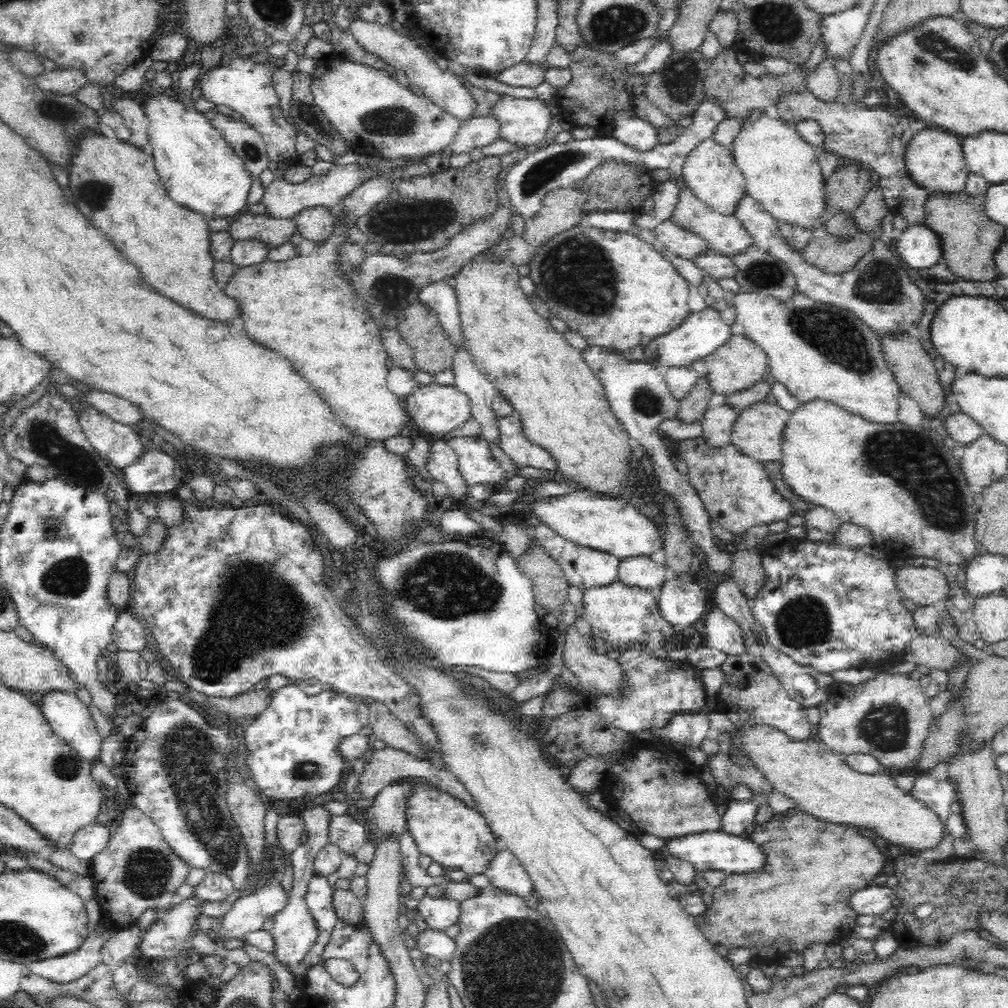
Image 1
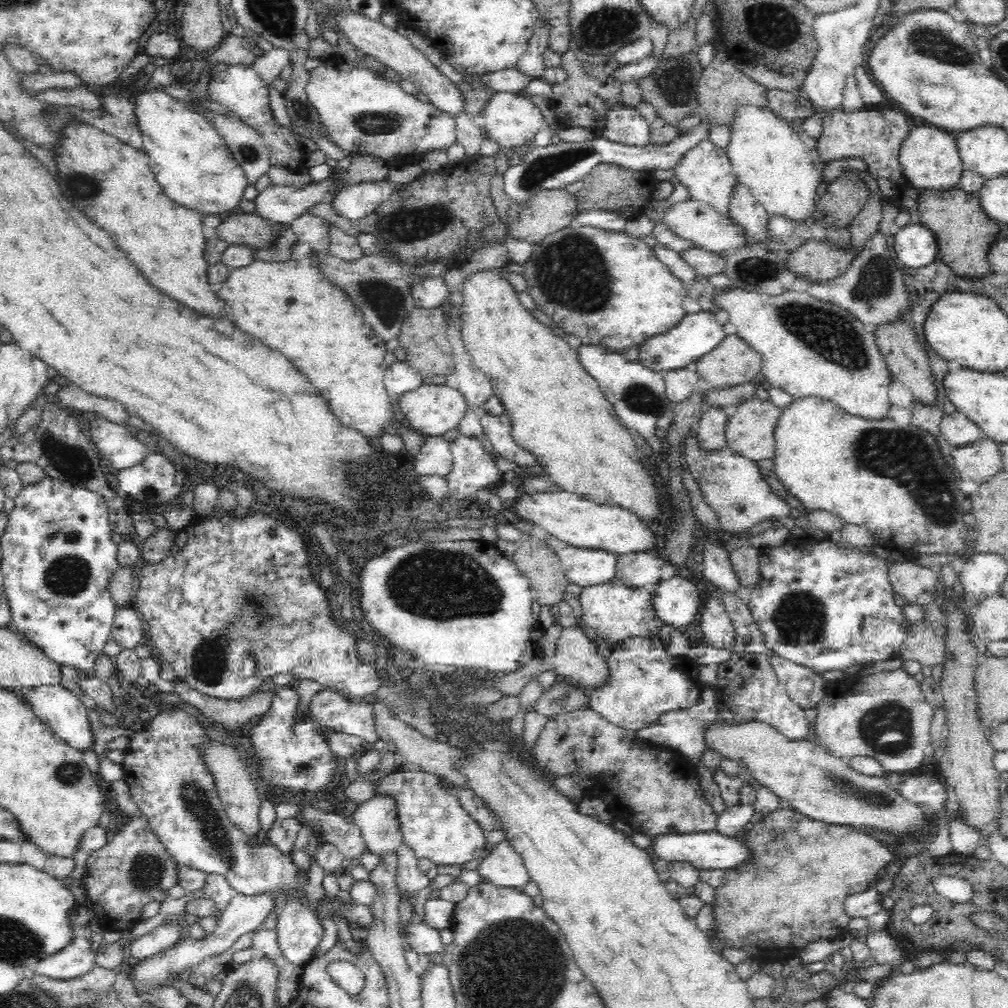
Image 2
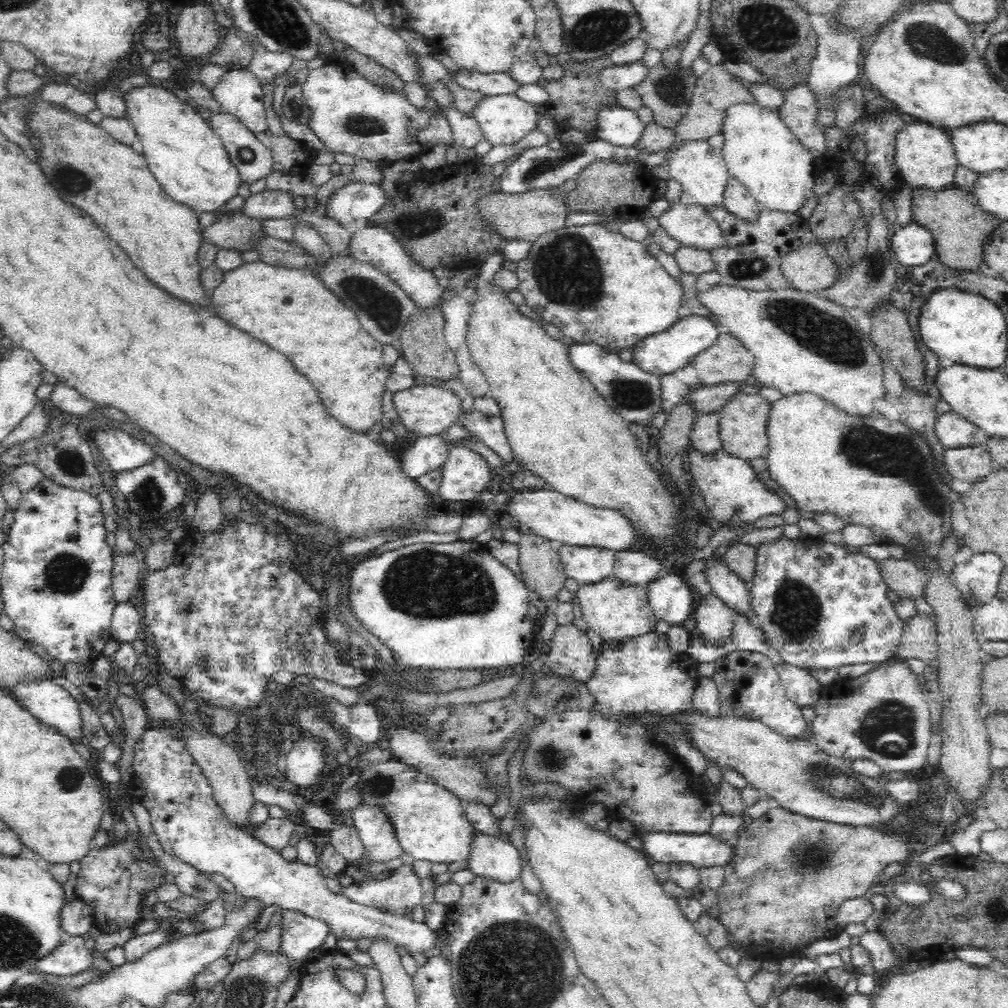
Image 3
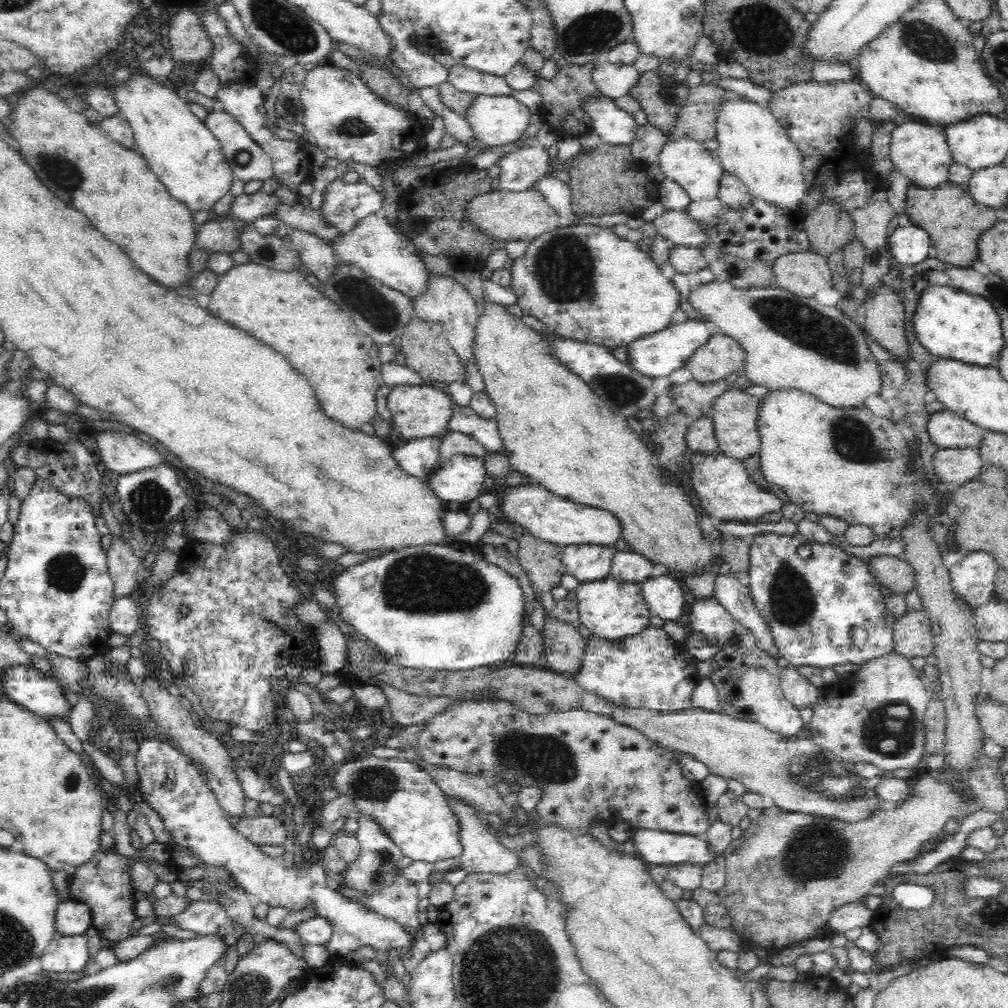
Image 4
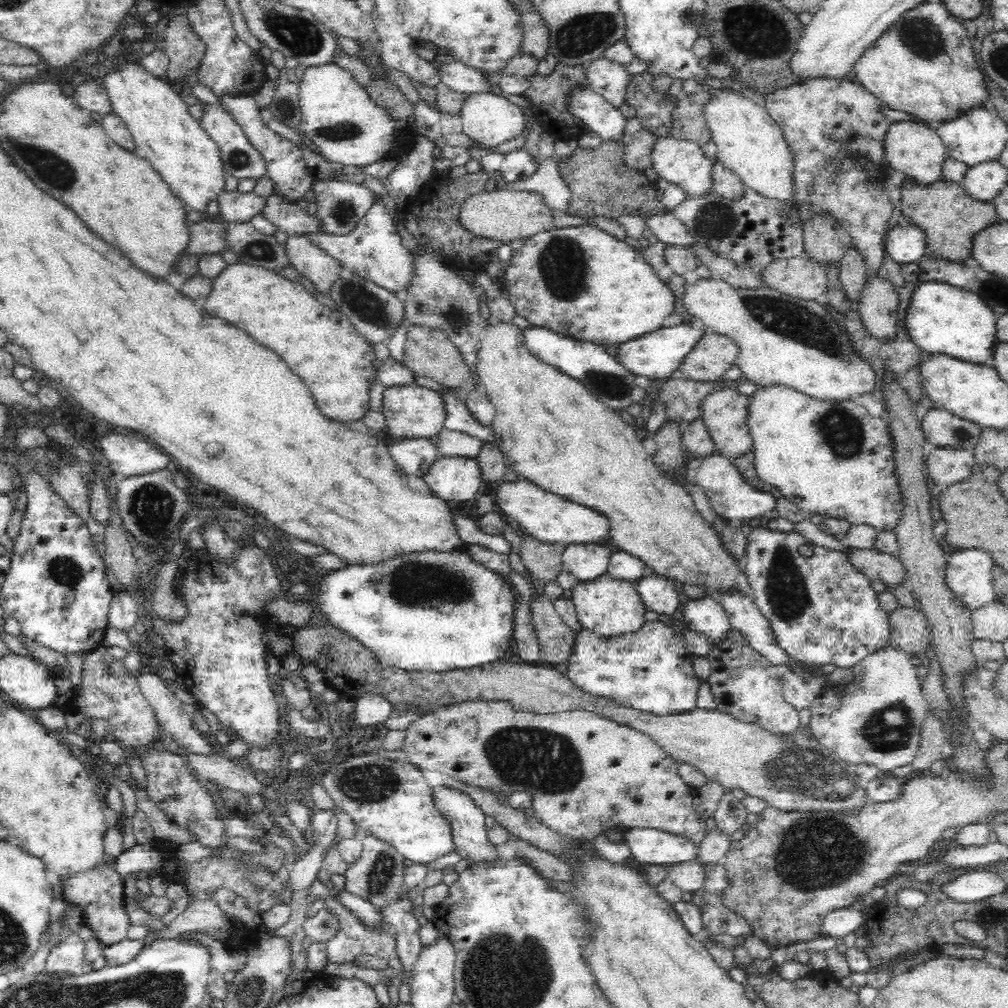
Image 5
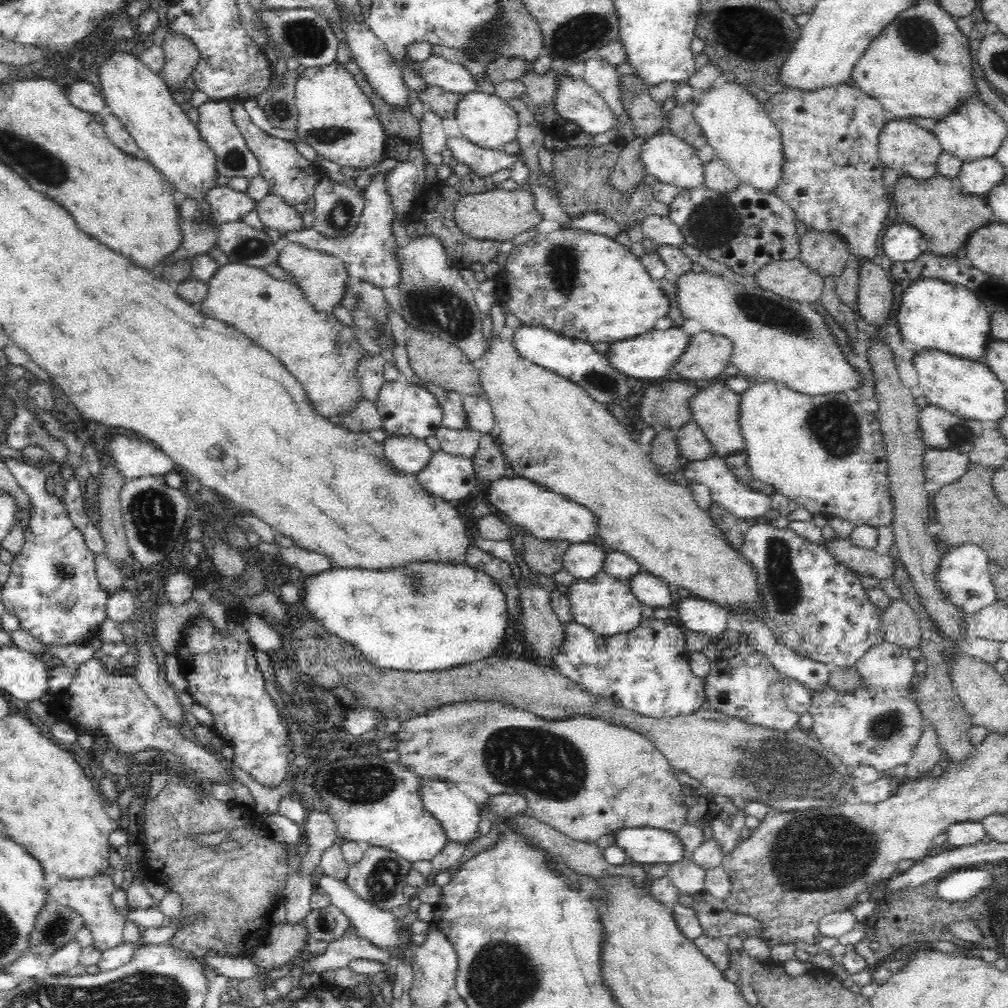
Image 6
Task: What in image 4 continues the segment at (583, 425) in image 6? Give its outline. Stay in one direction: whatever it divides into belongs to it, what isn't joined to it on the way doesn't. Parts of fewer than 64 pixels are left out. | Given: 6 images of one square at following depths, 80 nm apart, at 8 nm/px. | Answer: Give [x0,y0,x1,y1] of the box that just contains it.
[472,302,718,579]

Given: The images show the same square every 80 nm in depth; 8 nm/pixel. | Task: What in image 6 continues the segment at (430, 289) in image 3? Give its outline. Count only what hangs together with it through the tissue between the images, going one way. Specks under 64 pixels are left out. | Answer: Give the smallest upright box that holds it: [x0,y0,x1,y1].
[282,174,402,288]

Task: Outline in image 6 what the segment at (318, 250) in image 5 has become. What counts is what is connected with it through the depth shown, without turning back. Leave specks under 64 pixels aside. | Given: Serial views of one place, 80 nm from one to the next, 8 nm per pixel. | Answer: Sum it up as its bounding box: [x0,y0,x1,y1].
[277,241,349,313]

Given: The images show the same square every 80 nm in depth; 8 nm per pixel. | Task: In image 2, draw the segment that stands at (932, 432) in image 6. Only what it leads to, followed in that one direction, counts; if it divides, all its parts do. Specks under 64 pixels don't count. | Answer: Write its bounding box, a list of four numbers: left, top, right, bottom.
[939,411,987,447]

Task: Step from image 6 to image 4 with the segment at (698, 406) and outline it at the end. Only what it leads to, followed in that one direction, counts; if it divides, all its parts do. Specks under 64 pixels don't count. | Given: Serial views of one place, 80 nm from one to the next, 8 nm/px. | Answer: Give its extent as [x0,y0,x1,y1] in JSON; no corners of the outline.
[713,387,762,461]

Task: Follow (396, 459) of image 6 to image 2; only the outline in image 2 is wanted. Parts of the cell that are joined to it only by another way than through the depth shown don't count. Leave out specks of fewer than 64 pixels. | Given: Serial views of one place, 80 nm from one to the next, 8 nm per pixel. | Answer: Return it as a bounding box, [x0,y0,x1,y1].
[412,436,454,481]

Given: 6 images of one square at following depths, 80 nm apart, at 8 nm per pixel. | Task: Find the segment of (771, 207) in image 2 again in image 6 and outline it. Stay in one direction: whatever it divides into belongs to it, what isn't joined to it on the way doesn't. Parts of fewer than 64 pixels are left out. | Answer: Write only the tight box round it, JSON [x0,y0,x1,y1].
[694,82,784,196]

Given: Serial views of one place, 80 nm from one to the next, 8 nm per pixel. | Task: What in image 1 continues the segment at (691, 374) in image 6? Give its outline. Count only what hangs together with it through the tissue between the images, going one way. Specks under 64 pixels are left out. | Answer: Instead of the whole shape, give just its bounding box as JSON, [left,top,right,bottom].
[703,333,768,400]

